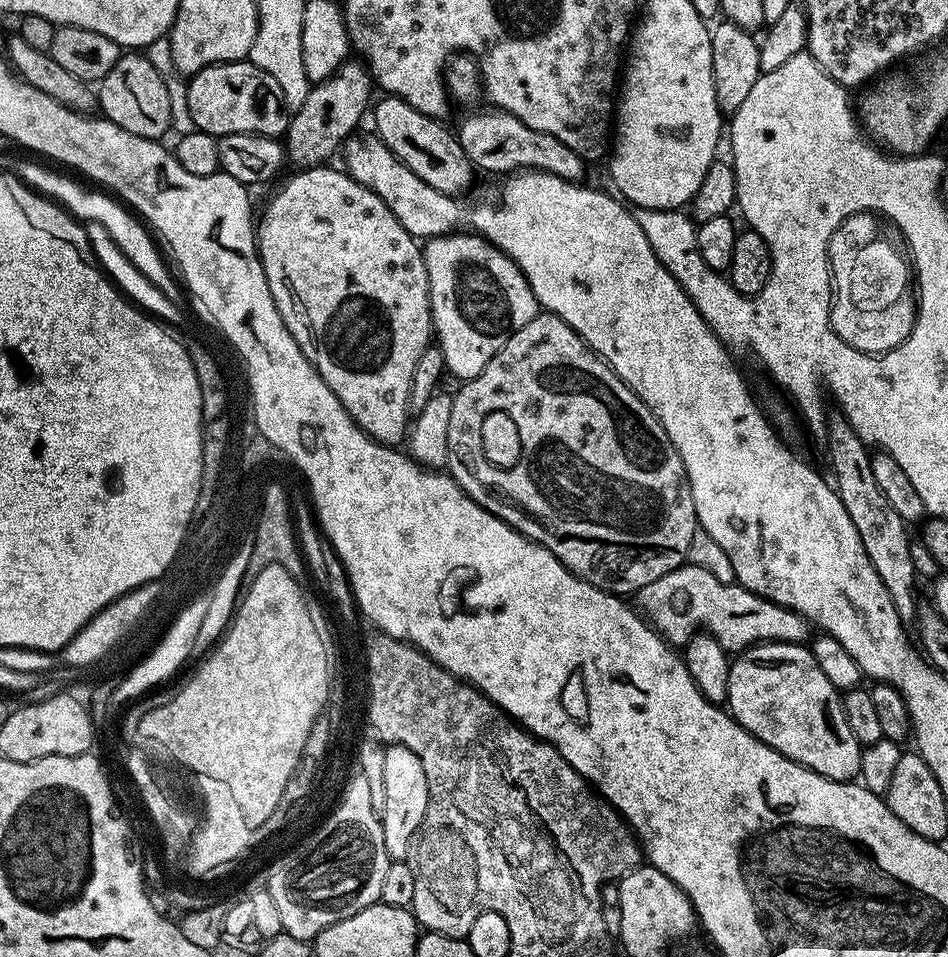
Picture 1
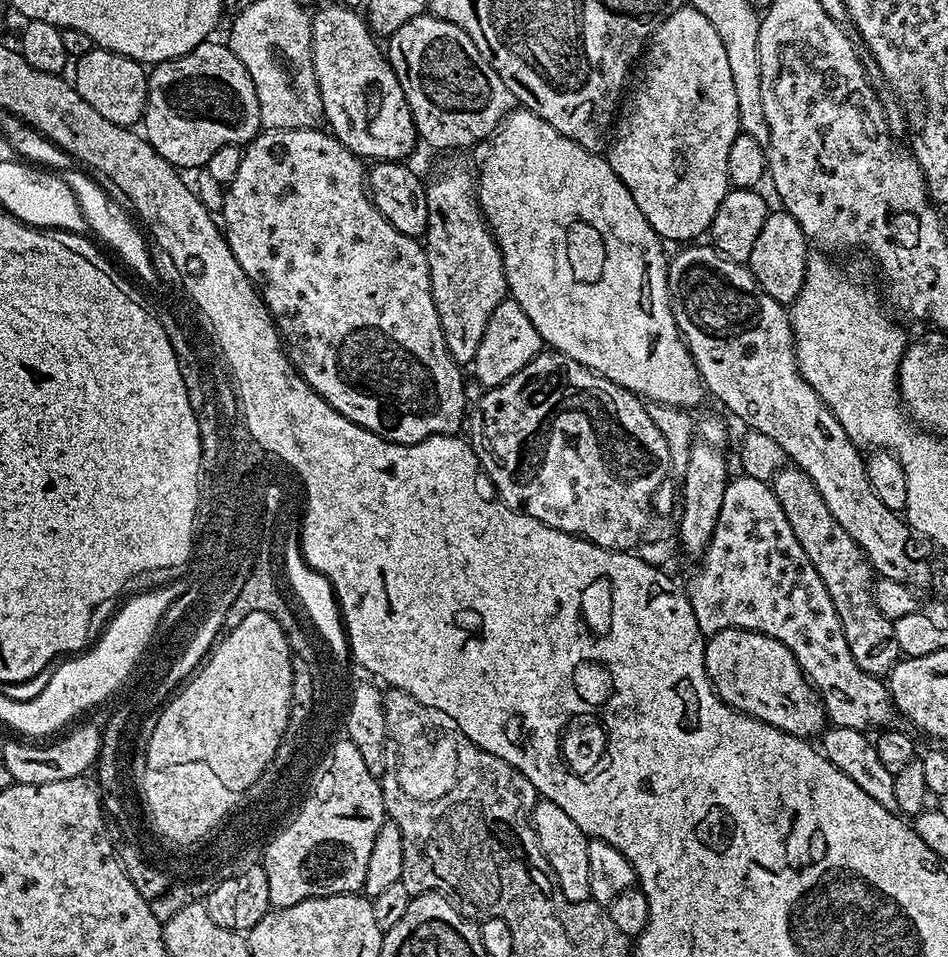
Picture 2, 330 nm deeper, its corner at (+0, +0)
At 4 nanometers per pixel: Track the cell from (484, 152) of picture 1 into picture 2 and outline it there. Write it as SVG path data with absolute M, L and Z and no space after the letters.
M431 14L410 18L406 26L398 26L398 30L387 37L386 55L406 94L406 102L416 123L416 135L432 148L471 149L492 135L500 127L504 117L513 111L514 101L506 82L502 82L494 66L490 66L490 62L486 62L486 58L478 54L478 46L474 46L470 34L454 26L454 22Z

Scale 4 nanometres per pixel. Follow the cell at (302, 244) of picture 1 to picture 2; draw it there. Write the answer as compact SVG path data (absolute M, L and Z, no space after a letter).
M319 127L314 128L273 128L271 130L261 131L253 140L248 141L244 148L244 157L242 158L242 166L238 166L238 174L234 174L234 182L230 182L226 186L224 194L224 208L222 211L222 231L228 240L230 250L234 254L234 258L238 262L238 266L242 266L242 270L252 279L256 285L260 297L264 300L264 305L268 307L268 313L271 314L273 320L276 321L277 328L280 329L280 339L284 341L284 347L288 353L288 358L292 365L295 366L297 372L300 373L309 386L330 406L334 406L334 410L338 410L338 414L342 414L350 422L354 422L360 428L370 430L374 434L378 434L384 440L388 440L391 444L417 444L431 436L450 436L459 433L461 430L460 423L466 420L463 410L463 382L465 373L462 371L461 365L454 362L454 358L450 358L450 354L446 350L446 338L442 338L442 326L438 322L438 310L434 306L434 298L432 297L432 287L430 286L430 270L428 269L428 255L424 253L421 241L419 239L402 234L398 230L394 230L394 226L390 226L390 222L386 222L386 218L374 206L372 197L369 196L366 187L366 168L361 157L353 154L346 146L342 146L342 142L338 142L338 138L327 130L321 130Z

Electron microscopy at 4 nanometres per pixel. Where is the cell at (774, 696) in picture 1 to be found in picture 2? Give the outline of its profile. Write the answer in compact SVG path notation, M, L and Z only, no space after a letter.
M745 628L713 632L704 645L704 665L712 679L711 687L735 711L746 712L792 738L816 738L823 733L826 717L820 695L782 642Z

